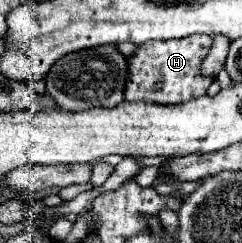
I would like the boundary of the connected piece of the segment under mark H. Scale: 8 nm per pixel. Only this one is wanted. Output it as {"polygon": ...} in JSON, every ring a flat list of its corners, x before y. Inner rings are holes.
{"polygon":[[194,34,178,40,164,42,146,42,136,46,134,54,126,56,128,78,124,88,126,100,154,100,158,104,178,104,192,100,196,96,204,96,214,82,212,76,204,76,200,66,208,56,212,46,212,36],[154,82,164,82,162,90,154,90]]}

